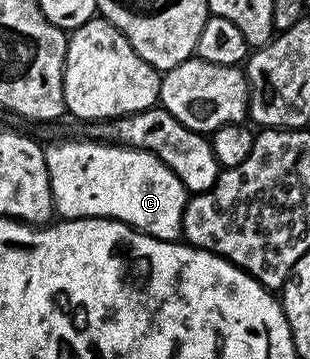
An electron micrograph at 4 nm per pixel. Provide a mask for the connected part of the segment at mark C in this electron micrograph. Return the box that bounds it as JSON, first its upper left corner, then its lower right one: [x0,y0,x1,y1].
[45,139,191,241]

